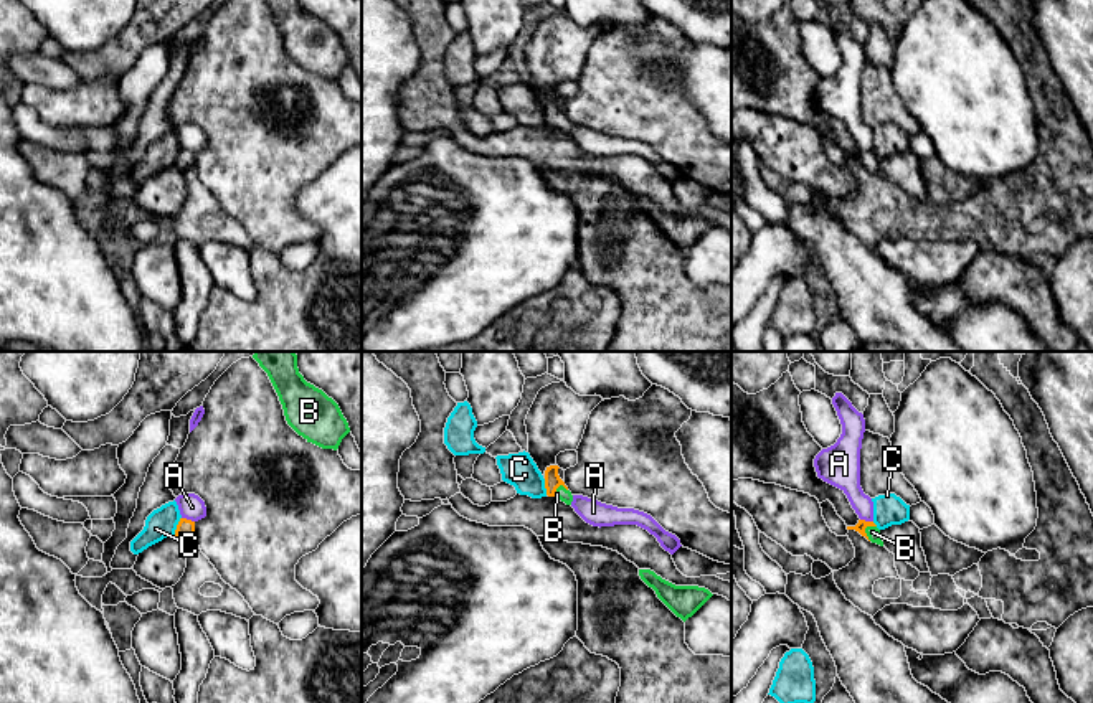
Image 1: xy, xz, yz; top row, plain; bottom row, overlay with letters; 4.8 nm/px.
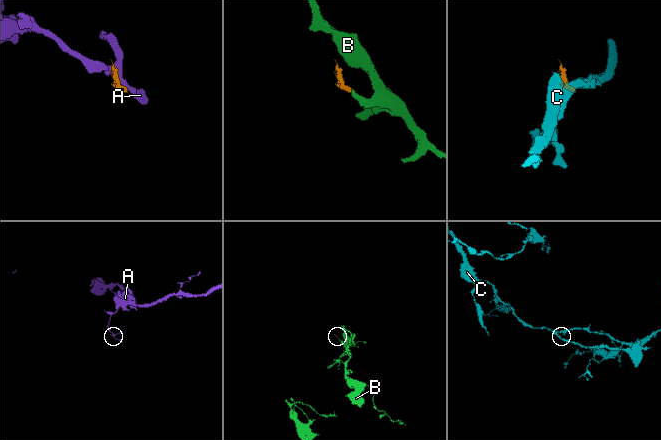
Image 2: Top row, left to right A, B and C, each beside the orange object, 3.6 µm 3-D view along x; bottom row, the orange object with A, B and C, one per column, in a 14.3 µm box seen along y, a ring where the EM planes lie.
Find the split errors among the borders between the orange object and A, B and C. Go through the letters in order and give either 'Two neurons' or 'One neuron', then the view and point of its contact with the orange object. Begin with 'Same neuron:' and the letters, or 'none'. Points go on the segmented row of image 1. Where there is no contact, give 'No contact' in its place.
Same neuron: B
A: Two neurons. Touches orange at xy (189, 520)
B: One neuron. Touches orange at yz (864, 530)
C: Two neurons. Touches orange at xy (177, 525)

